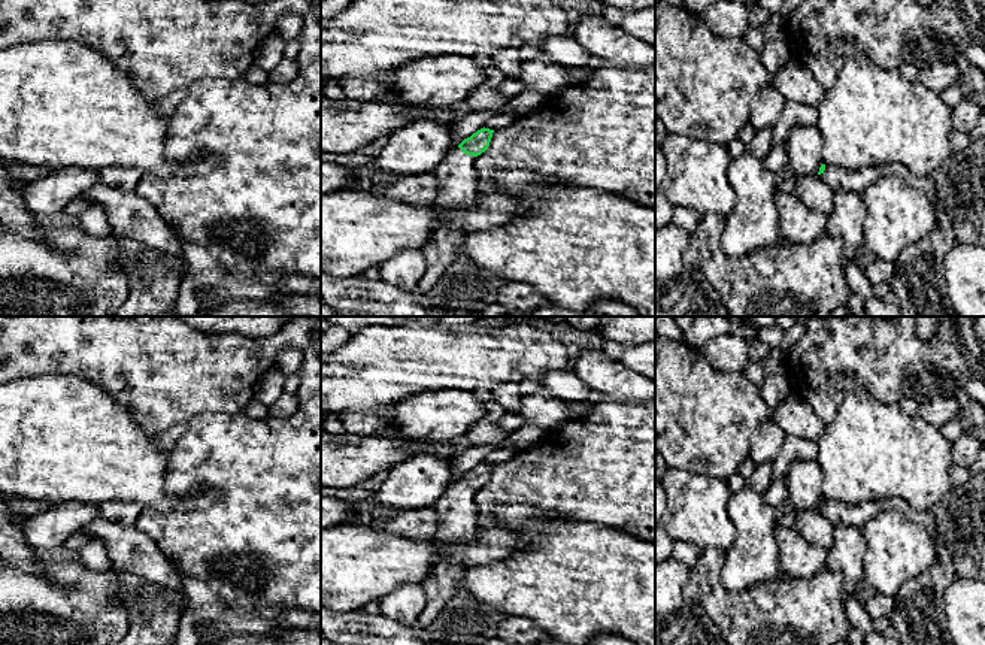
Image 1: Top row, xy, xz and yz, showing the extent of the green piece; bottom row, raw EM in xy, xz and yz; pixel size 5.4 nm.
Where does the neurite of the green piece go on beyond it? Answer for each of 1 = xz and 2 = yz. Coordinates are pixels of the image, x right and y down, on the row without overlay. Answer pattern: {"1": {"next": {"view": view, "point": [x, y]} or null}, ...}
{"1": {"next": {"view": "xz", "point": [457, 512]}}, "2": {"next": {"view": "yz", "point": [837, 512]}}}

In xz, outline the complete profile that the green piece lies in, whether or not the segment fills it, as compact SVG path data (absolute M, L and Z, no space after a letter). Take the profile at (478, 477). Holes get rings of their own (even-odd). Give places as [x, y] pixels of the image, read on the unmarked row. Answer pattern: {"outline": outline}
{"outline": "M481 463L458 481L451 481L448 490L434 502L439 527L434 539L439 546L451 542L466 542L475 538L478 511L475 494L490 481L494 464Z"}

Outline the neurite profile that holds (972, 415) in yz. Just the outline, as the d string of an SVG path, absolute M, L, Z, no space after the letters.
M960 385L954 397L960 405L958 420L963 430L985 445L985 408L972 399Z

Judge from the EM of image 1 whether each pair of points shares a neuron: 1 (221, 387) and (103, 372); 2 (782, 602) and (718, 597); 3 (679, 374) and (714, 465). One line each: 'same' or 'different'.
1: same
2: same
3: same

